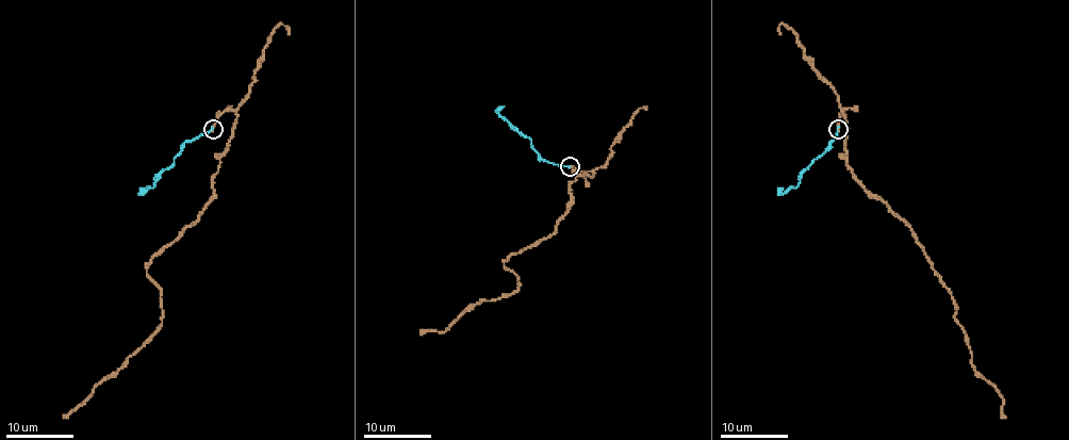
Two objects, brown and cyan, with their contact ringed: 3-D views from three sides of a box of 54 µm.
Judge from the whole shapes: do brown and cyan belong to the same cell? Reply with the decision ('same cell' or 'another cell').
another cell

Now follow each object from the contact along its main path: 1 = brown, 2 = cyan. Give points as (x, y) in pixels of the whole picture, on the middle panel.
1: (570, 166), (594, 175), (570, 184), (569, 212), (549, 235), (504, 263), (519, 287), (421, 335)
2: (570, 166), (544, 161), (532, 149), (531, 141), (498, 113), (504, 107)

